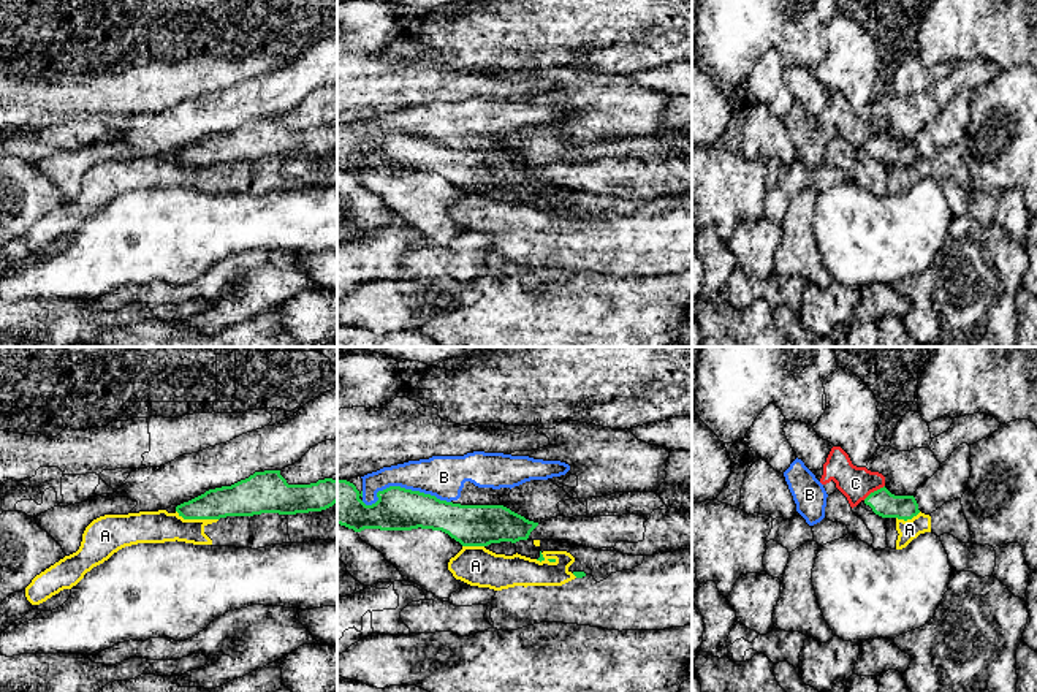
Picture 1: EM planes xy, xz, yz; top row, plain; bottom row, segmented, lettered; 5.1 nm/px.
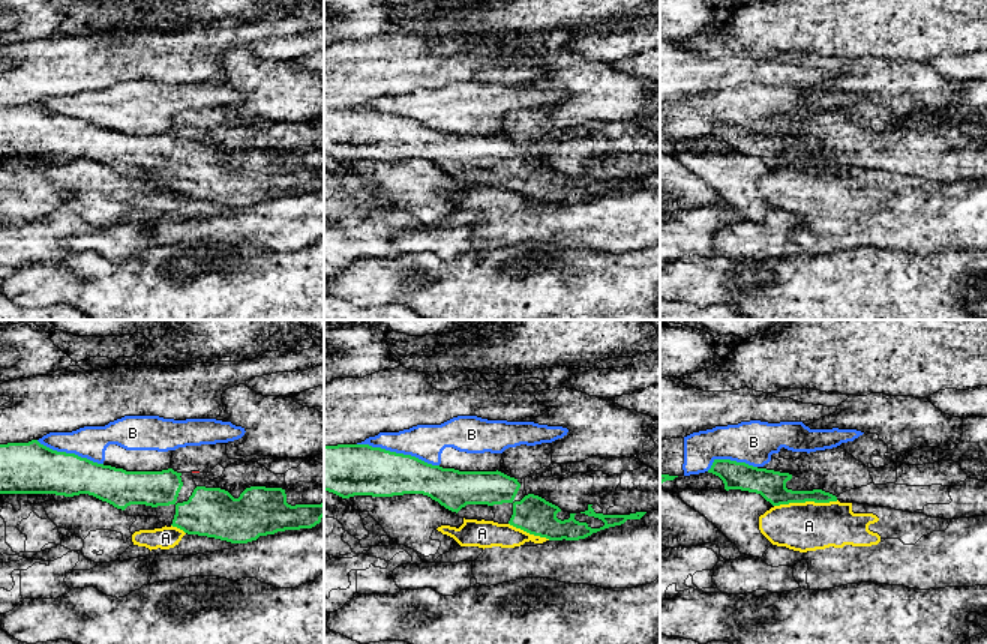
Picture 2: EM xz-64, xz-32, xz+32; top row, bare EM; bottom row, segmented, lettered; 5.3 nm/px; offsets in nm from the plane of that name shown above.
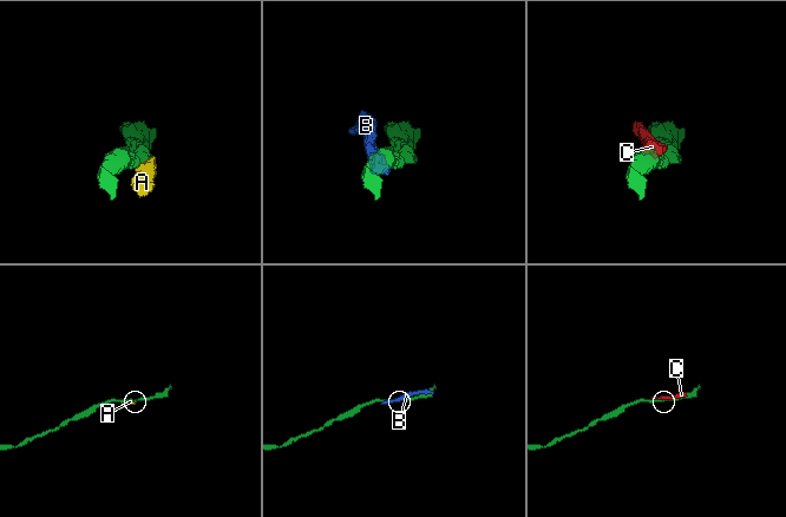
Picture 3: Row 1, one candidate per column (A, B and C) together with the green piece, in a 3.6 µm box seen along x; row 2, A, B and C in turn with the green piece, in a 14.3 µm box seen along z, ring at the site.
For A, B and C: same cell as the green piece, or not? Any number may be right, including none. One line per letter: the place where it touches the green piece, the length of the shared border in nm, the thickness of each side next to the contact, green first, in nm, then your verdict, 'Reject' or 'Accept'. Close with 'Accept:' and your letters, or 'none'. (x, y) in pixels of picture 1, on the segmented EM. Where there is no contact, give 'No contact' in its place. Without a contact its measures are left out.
A: Touches green at xy (197, 518). Shared border 220 nm. Thickness 180 nm (green) against 160 nm. Reject
B: Touches green at xz (402, 488). Shared border 460 nm. Thickness 220 nm (green) against 220 nm. Reject
C: Touches green at yz (874, 491). Shared border 130 nm. Thickness 130 nm (green) against 170 nm. Reject
Accept: none

